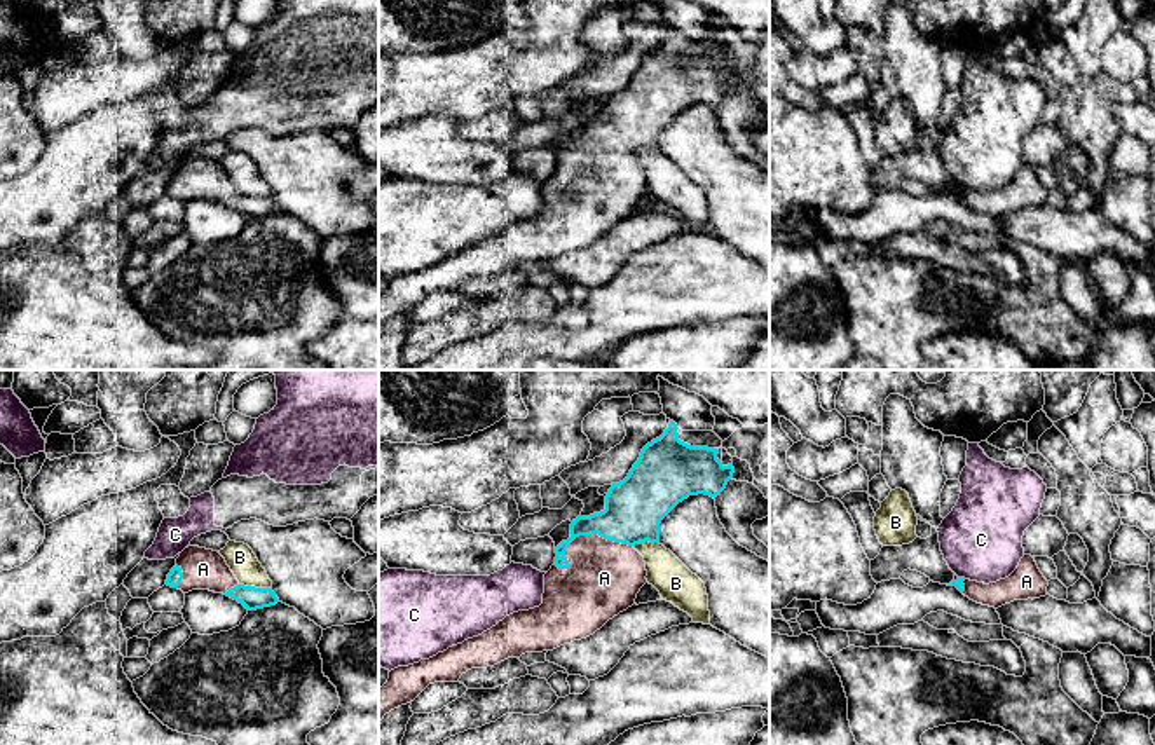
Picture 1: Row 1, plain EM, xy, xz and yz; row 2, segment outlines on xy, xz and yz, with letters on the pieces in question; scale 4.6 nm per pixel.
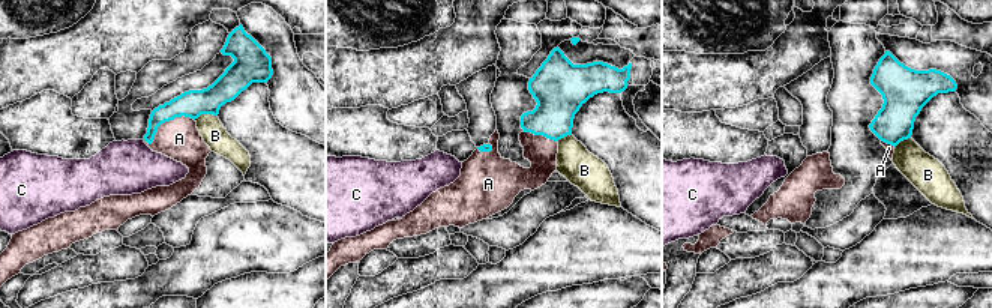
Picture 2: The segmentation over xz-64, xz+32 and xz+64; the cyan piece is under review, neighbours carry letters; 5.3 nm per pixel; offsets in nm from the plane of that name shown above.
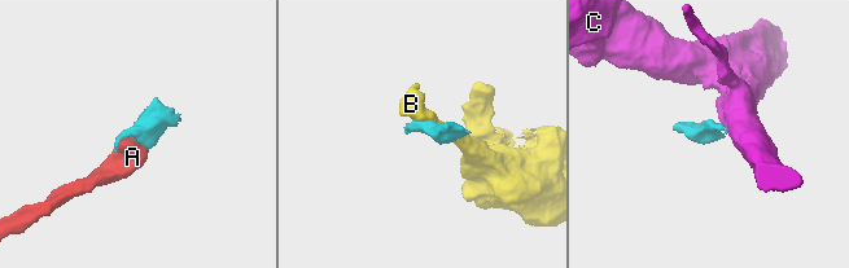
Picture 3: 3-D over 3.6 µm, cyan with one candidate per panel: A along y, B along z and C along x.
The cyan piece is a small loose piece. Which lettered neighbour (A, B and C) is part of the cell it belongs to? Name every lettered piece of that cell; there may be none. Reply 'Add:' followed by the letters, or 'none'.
Add: A

